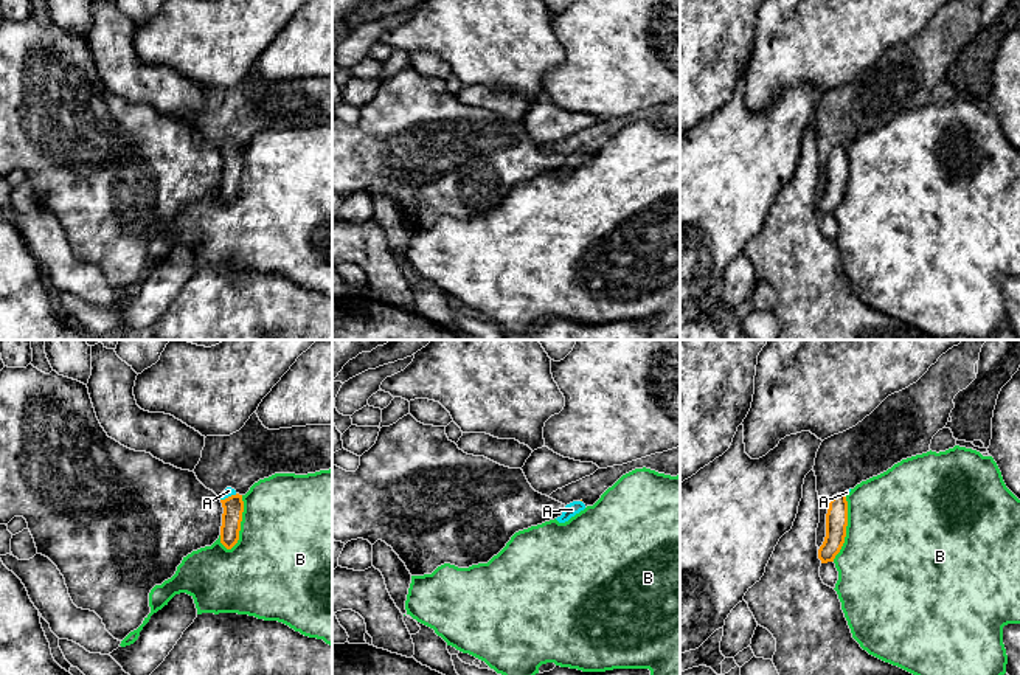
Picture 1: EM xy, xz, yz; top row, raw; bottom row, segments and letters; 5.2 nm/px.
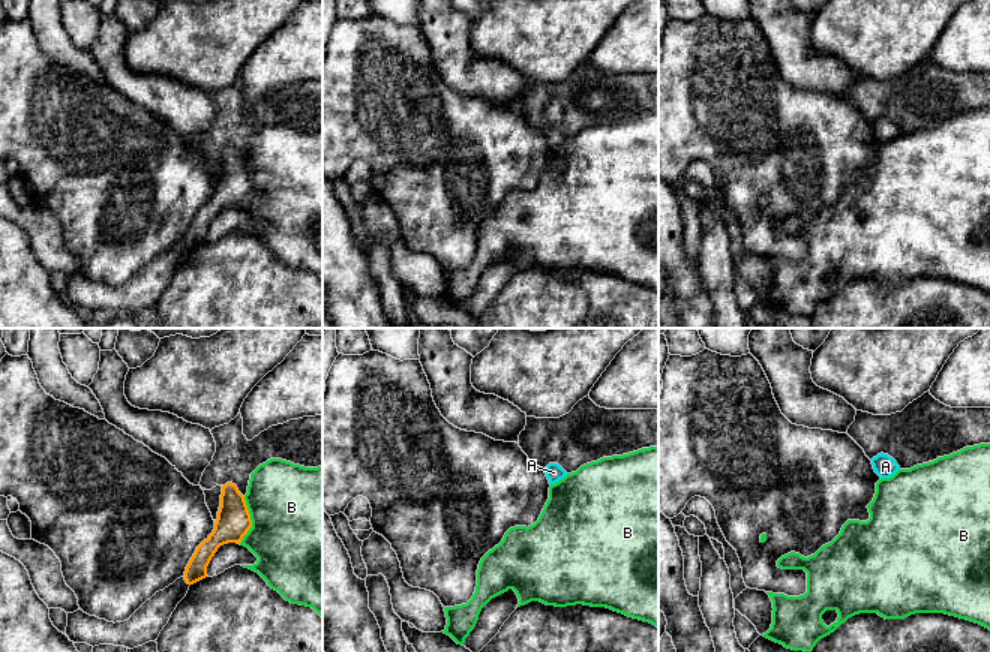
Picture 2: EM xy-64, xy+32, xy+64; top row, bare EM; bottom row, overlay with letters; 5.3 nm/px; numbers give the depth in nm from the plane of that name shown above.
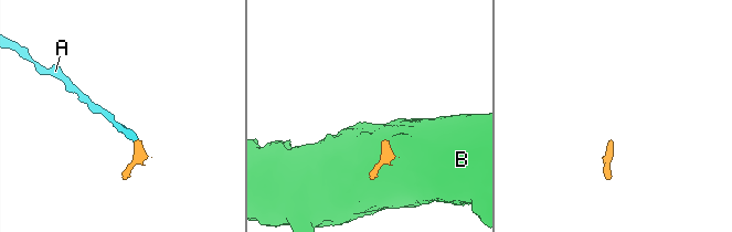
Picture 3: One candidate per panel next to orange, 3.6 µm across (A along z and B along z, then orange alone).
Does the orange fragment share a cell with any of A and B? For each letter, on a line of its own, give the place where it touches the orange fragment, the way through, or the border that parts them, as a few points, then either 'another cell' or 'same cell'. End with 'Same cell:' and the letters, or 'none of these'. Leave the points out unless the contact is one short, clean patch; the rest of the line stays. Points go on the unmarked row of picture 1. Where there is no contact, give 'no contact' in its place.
A: meets orange in xy at (228, 149); runs through xy (233, 159), (228, 149), (228, 143); same cell
B: meets orange in xy at (239, 176); another cell
Same cell: A

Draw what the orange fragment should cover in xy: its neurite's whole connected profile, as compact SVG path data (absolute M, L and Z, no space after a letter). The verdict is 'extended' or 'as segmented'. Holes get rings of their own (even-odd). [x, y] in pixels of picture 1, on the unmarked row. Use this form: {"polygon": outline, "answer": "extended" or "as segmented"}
{"polygon": "M227 140L219 151L224 160L222 178L220 178L220 196L227 202L231 202L239 192L244 154L242 154L242 147L239 147L231 140Z", "answer": "extended"}

